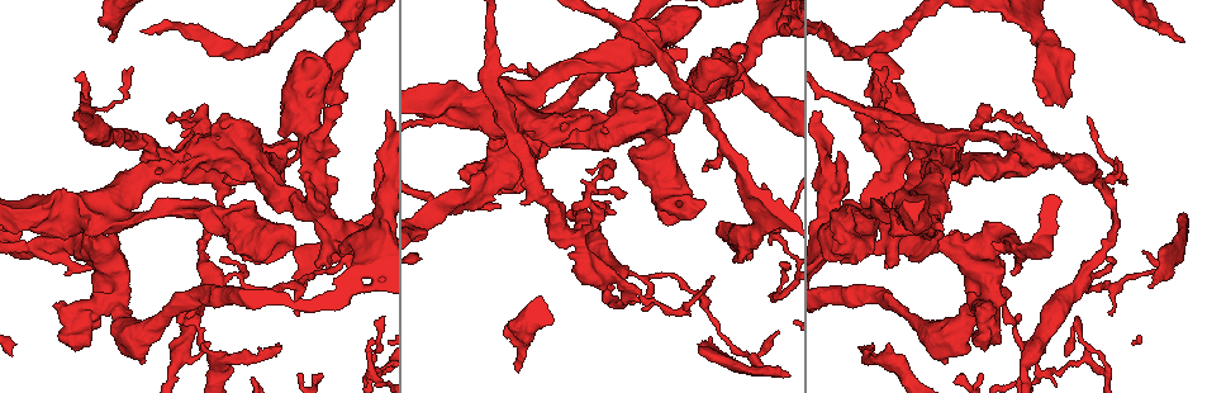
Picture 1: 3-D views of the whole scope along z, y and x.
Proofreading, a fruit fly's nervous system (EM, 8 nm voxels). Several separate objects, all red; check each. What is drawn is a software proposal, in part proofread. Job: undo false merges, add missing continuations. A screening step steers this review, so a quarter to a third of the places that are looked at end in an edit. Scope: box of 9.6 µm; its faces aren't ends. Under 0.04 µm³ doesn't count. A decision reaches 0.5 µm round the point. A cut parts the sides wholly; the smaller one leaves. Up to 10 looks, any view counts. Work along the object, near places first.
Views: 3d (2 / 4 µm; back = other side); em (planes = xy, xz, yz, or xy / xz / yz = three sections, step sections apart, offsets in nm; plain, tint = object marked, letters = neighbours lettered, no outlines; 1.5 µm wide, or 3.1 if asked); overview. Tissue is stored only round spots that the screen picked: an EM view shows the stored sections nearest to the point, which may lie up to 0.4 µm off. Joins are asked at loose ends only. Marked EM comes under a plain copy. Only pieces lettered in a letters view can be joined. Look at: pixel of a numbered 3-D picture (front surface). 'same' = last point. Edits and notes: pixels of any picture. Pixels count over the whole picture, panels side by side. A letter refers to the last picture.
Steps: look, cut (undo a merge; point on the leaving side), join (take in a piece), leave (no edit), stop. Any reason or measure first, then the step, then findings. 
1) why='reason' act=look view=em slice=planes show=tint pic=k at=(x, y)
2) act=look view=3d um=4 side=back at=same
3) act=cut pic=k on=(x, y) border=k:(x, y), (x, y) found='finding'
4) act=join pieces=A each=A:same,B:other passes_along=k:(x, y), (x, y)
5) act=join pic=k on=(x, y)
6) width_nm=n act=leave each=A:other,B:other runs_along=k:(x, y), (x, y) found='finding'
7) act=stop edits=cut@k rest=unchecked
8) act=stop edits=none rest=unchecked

why='long arm stops here' act=look view=3d um=4 side=back pic=1 at=(517, 371)

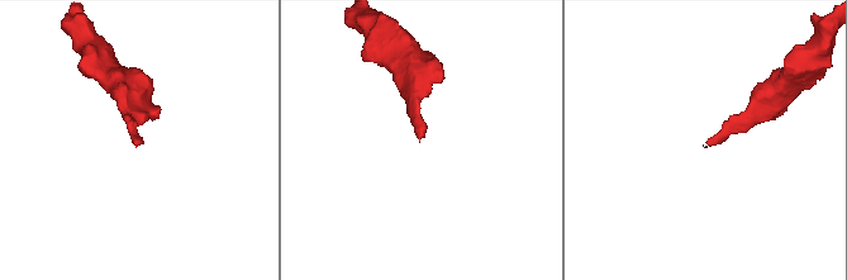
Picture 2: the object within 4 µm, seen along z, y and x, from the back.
why='now the EM' act=look view=em slice=planes show=letters pic=2 at=(135, 143)

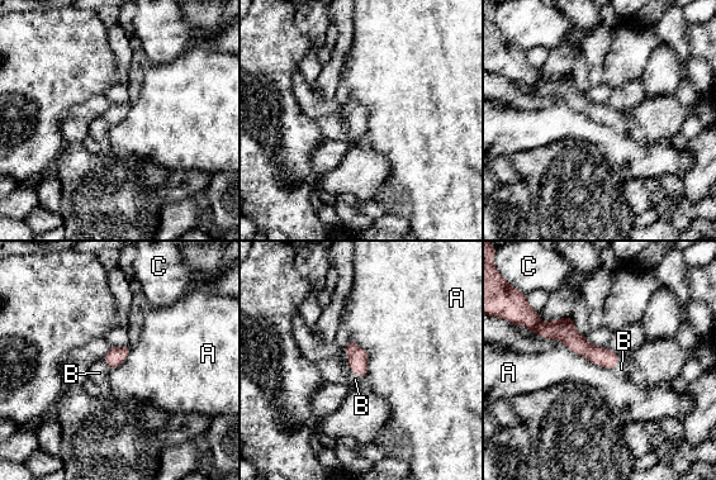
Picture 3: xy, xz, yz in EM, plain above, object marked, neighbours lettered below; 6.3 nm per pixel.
width_nm=120 act=join pieces=B each=A:other,B:same,C:other passes_along=3:(358, 357), (349, 366), (355, 379) found='the cell continues'

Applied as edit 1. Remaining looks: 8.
why='calibre changes' act=look view=3d um=2 pic=1 at=(757, 365)

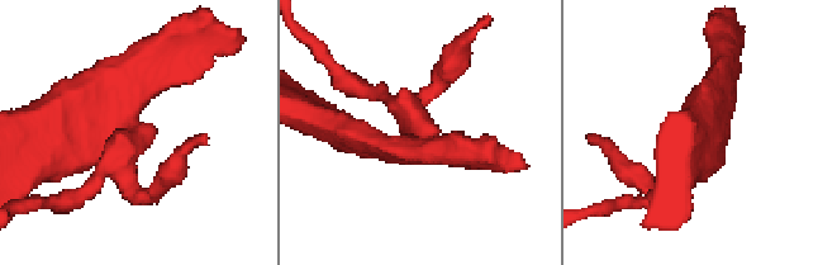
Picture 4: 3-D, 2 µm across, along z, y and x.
act=look view=em slice=planes show=letters pic=4 at=(131, 136)

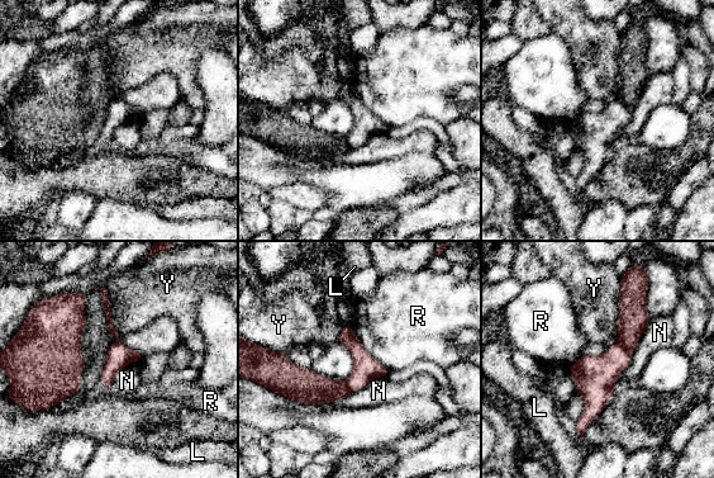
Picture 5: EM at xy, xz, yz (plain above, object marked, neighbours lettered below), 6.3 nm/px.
width_nm=160 act=cut pic=5 on=(633, 318) each=L:other,N:other,R:other,Y:other part_leaving=5:(100, 289), (117, 336) found='a second cell is stuck on'

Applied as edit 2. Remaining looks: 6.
why='see it whole again' act=look view=overview

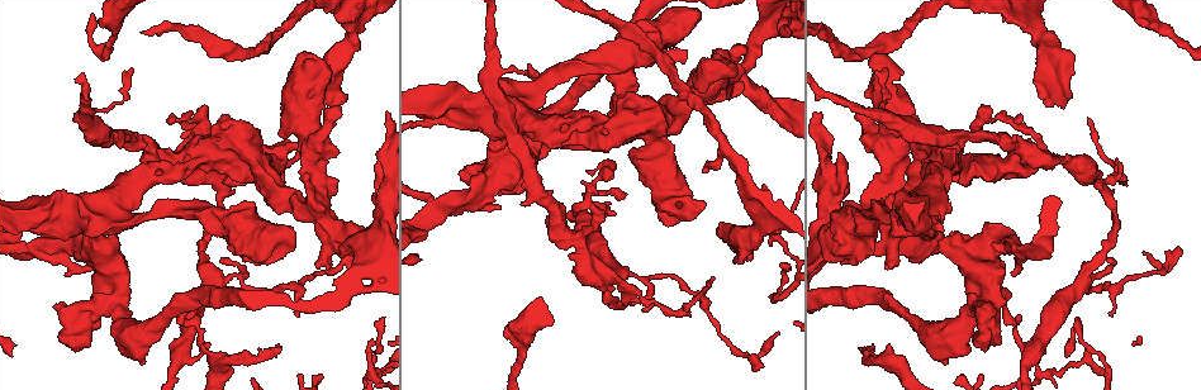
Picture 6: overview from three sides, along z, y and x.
why='thick end' act=look view=em slice=xz step=4 show=tint pic=6 at=(992, 226)

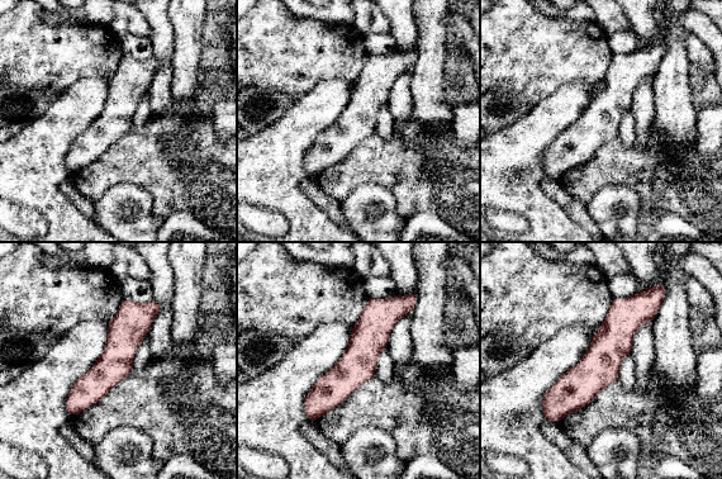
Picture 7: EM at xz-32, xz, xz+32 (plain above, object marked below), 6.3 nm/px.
act=look view=em slice=planes show=letters at=same

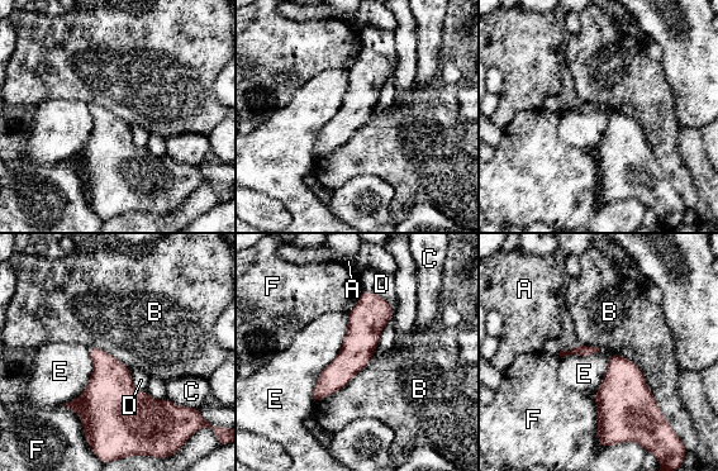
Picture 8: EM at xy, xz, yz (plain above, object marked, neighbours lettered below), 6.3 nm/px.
act=leave each=A:other,B:other,C:other,D:other,E:other,F:other border=8:(374, 356), (346, 385), (315, 403) found='no lettered piece goes on from it'

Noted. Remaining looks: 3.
why='thin end' act=look view=em slice=xz step=8 show=letters pic=6 at=(883, 67)

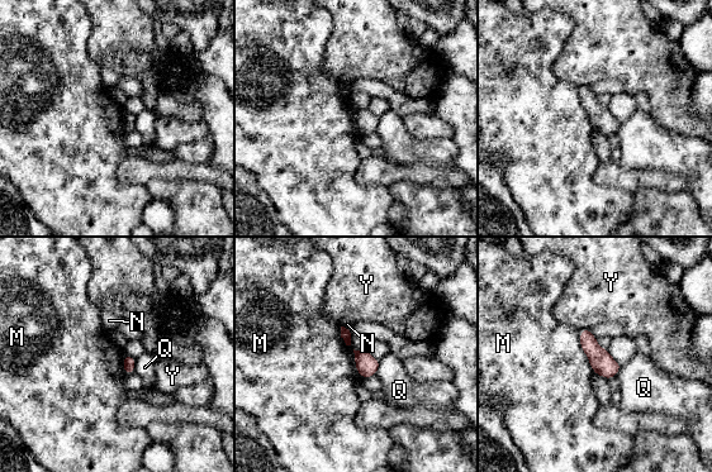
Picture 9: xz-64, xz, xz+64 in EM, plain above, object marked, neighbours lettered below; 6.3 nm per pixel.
why='cut it another way' act=look view=em slice=planes show=letters at=same

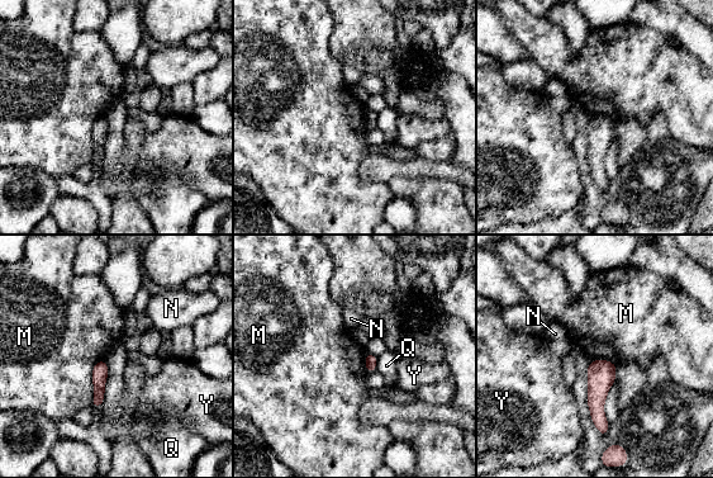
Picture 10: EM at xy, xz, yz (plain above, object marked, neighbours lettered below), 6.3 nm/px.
longest_contact=M:300nm act=leave each=M:other,N:other,Q:other,Y:other border=10:(104, 359), (93, 368), (90, 405) found='no lettered piece goes on from it'

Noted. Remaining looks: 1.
act=stop edits=join@3,cut@5 rest=unchecked

